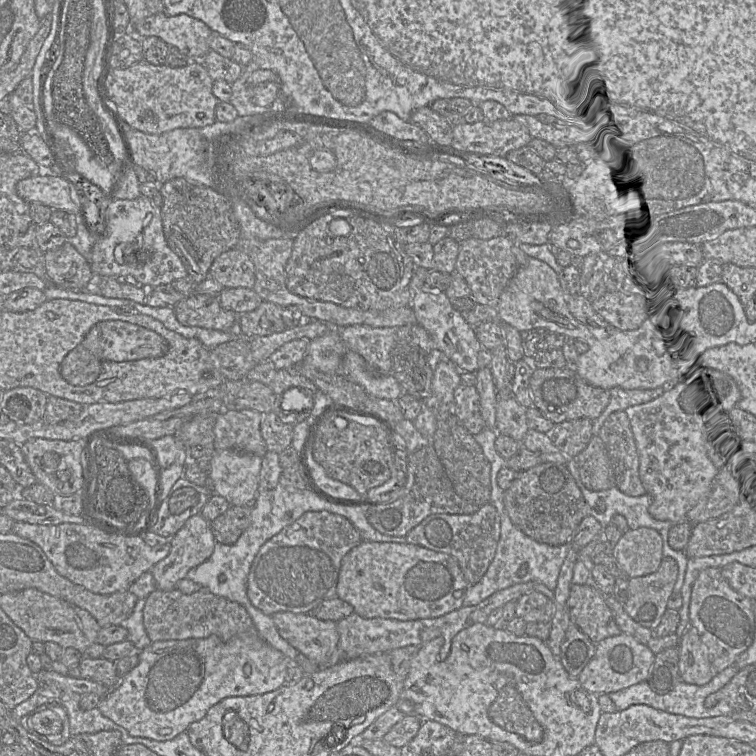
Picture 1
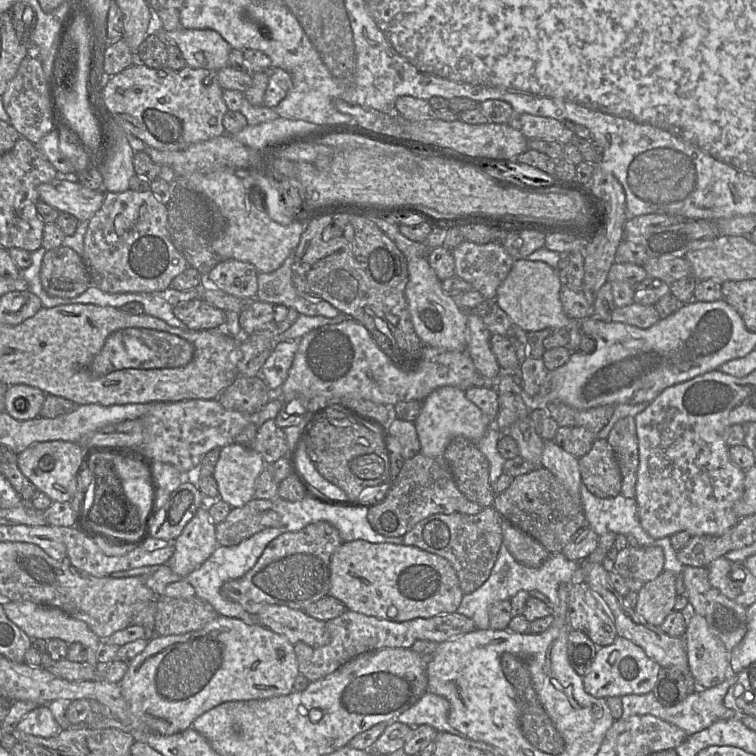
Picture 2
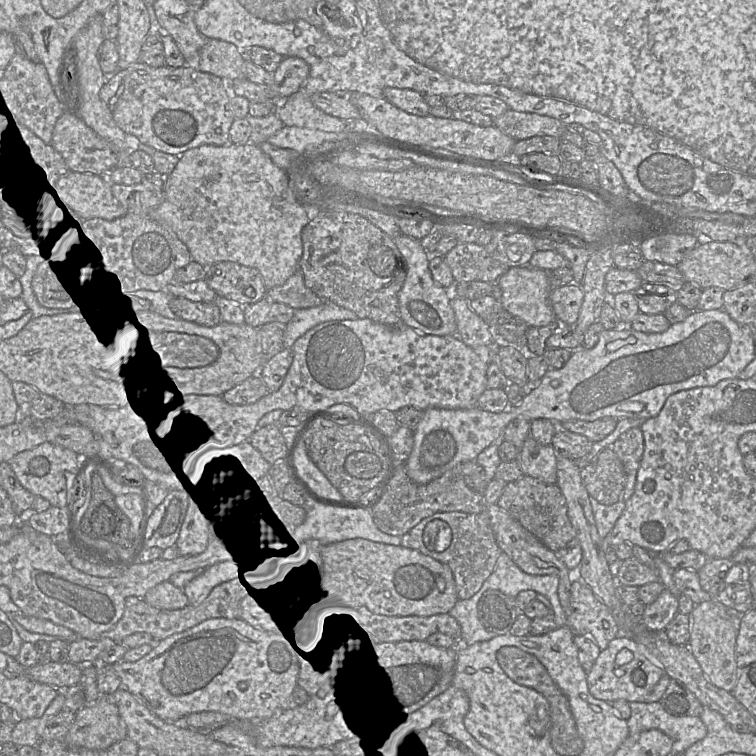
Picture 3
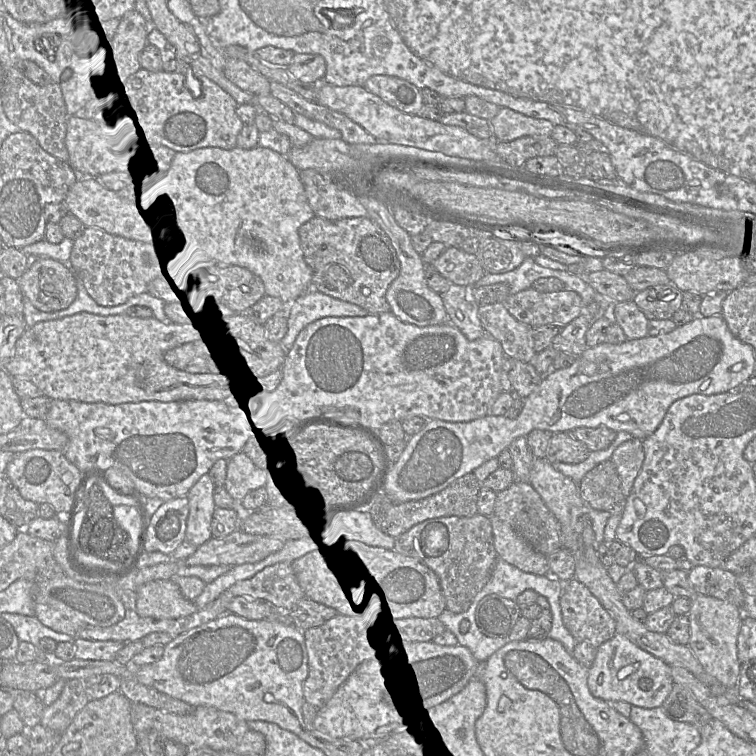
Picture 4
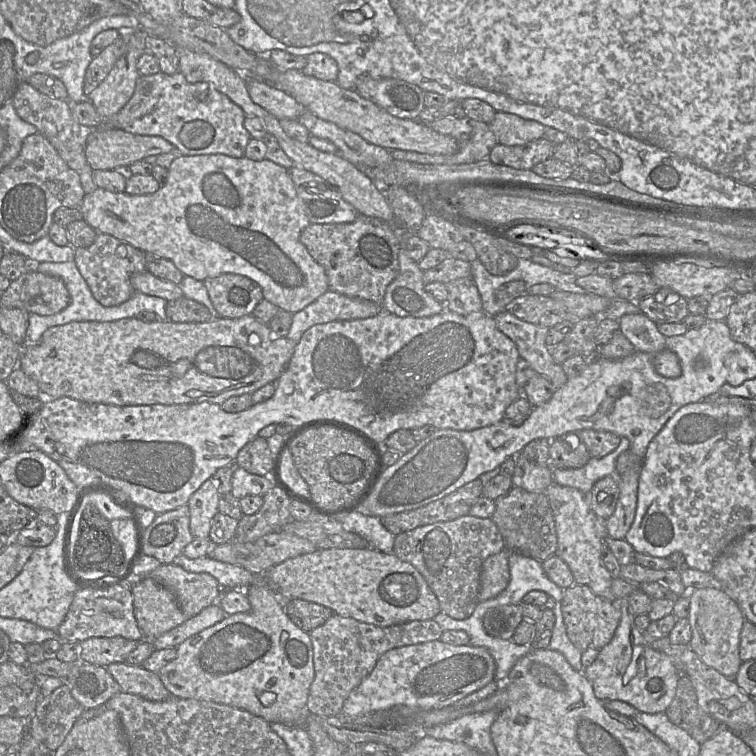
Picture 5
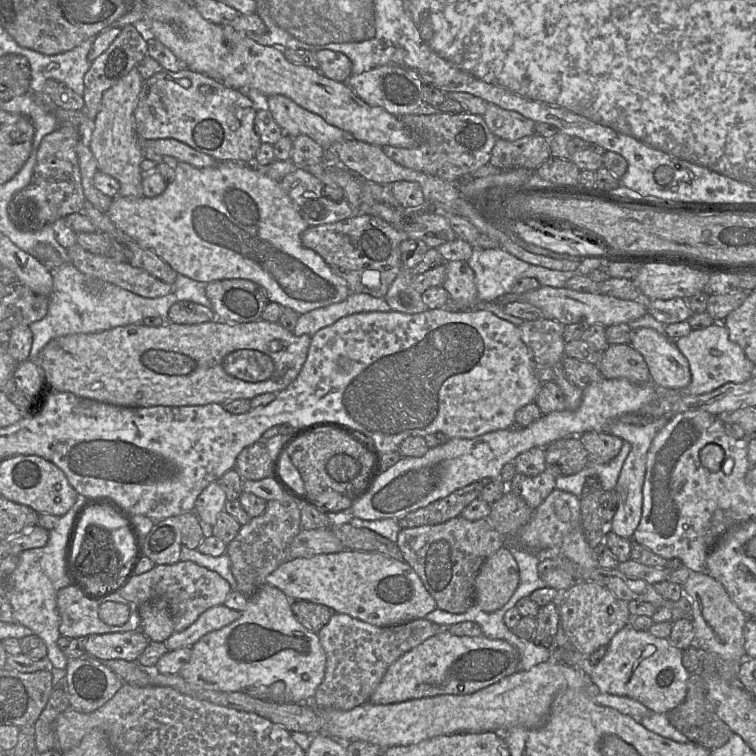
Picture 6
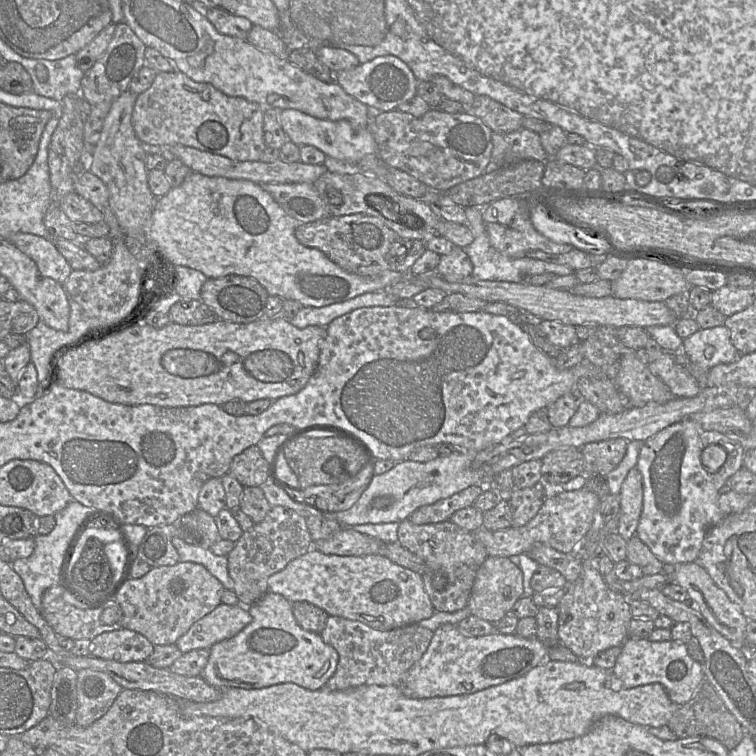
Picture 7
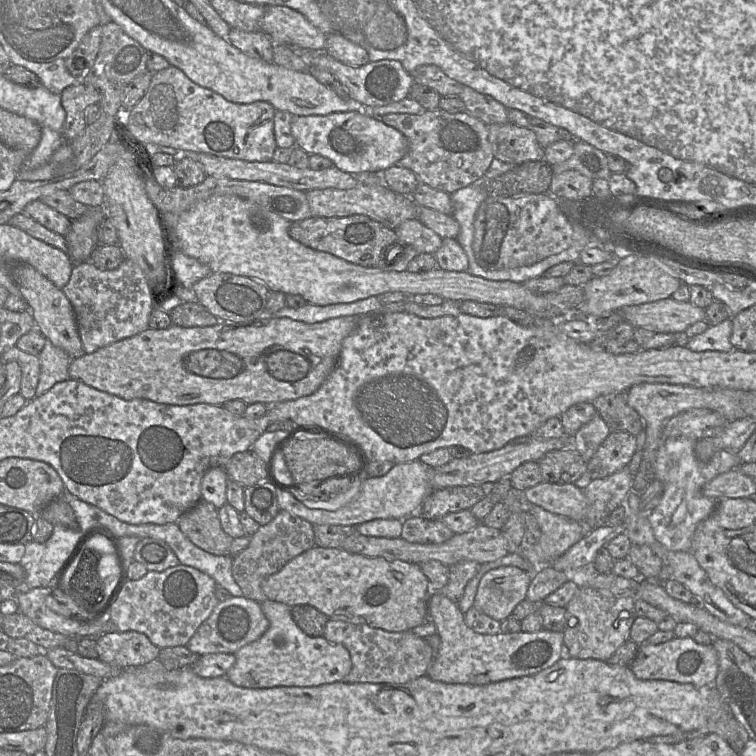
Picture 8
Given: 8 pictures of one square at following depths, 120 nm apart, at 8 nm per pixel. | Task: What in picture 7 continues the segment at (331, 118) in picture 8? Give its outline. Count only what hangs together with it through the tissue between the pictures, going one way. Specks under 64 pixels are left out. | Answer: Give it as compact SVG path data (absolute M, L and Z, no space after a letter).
M282 109L279 119L292 142L298 146L314 146L328 157L356 164L367 155L377 154L377 144L369 128L355 128L346 120L319 119L296 109Z

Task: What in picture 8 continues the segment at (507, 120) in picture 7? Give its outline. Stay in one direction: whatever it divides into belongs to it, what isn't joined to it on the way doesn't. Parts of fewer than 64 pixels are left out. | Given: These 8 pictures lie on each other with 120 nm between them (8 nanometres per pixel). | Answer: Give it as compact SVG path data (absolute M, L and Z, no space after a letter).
M463 85L459 98L465 104L465 111L487 126L508 123L508 109L490 95L479 93Z

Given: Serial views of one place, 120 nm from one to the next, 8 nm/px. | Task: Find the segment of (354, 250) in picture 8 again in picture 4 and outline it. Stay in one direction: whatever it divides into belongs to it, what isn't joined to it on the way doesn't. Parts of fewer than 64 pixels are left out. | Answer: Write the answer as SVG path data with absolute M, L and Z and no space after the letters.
M313 217L299 228L304 260L312 270L312 289L355 304L369 314L390 312L386 293L401 264L386 233L369 217L328 220Z

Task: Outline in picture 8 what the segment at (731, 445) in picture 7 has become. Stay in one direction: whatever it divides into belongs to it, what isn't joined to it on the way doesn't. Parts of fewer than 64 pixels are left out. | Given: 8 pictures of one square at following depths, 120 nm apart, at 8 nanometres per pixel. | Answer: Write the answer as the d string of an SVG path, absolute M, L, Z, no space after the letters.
M685 437L666 439L661 444L656 457L655 479L658 479L663 484L663 494L659 503L648 514L648 519L656 540L671 551L691 551L692 538L698 524L706 519L718 505L719 501L717 499L709 498L702 494L703 486L719 474L739 468L742 464L737 452L726 450L717 452L707 462L701 462L694 452L696 441L698 440L691 440Z

